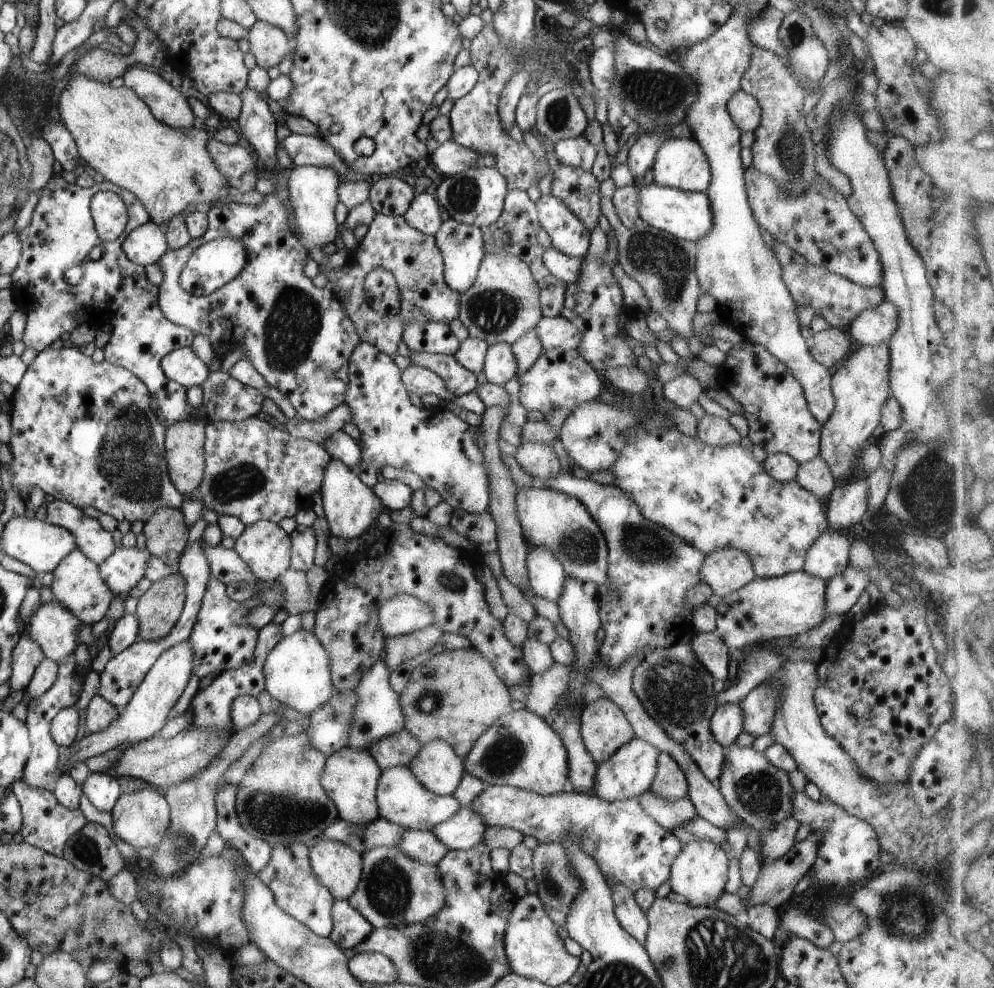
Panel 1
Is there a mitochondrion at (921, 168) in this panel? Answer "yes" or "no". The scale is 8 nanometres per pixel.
no

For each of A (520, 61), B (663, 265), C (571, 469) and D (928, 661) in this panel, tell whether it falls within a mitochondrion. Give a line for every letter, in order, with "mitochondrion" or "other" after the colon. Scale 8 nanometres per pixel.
A: mitochondrion
B: mitochondrion
C: other
D: other

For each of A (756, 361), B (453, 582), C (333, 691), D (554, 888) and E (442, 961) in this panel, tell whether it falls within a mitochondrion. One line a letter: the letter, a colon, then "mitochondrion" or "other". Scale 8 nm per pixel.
A: other
B: mitochondrion
C: other
D: mitochondrion
E: mitochondrion

